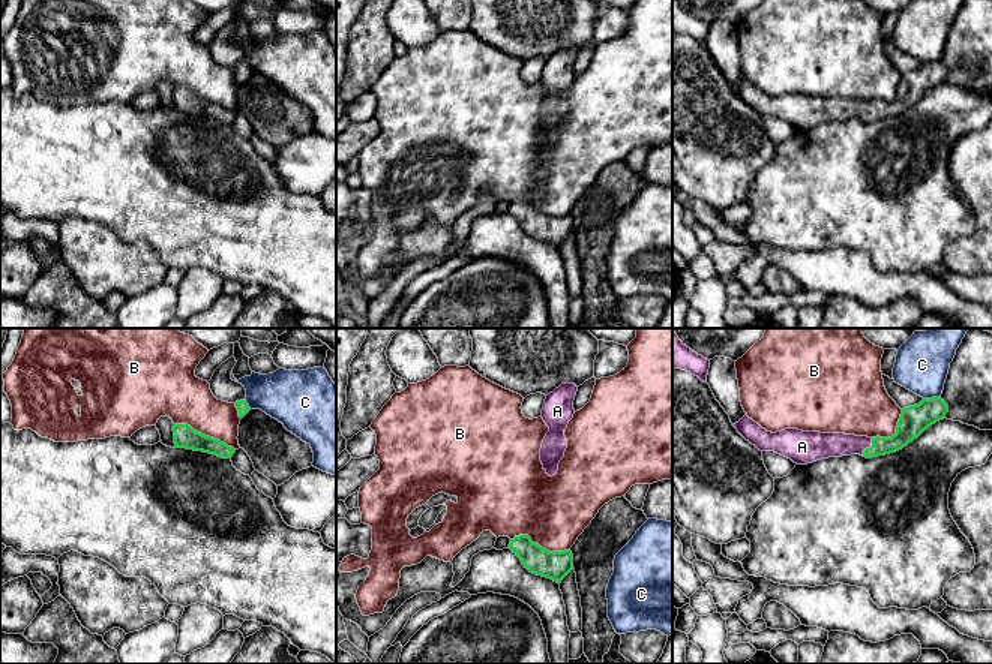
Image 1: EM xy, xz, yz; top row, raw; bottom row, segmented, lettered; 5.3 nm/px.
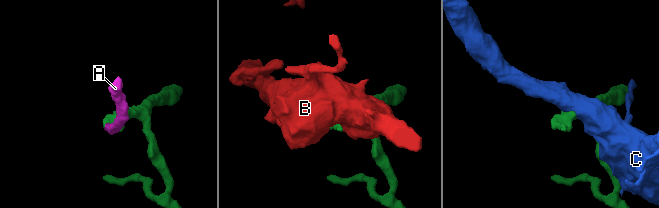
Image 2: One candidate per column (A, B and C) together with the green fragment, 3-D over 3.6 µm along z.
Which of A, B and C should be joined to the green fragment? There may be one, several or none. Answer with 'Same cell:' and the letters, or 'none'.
Same cell: A

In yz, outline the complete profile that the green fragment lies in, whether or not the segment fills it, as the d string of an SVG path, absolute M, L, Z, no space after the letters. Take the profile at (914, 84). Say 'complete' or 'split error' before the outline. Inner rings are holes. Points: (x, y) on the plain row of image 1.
split error; M941 61L923 63L918 69L902 73L891 102L867 102L845 97L803 96L785 93L767 96L747 78L735 88L737 96L759 115L774 115L797 129L821 123L860 118L866 123L896 117L917 103L929 90L944 84L948 69Z

